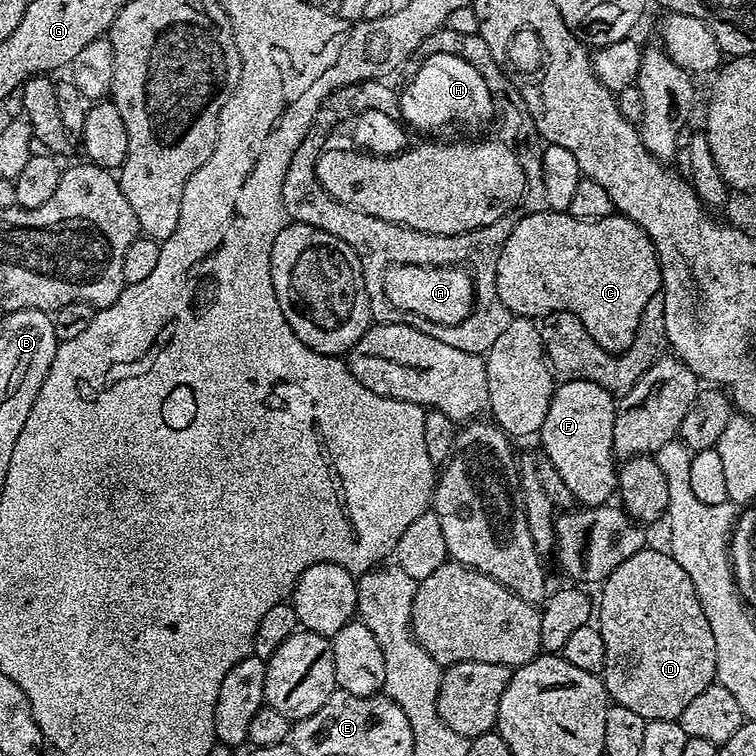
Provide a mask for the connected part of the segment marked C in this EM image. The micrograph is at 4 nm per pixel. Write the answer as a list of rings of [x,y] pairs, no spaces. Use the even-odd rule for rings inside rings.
[[[537,210],[521,215],[514,226],[502,254],[498,258],[498,298],[516,318],[551,317],[569,312],[586,326],[590,338],[607,352],[621,353],[634,342],[642,310],[646,302],[661,291],[660,260],[656,248],[642,229],[630,218],[619,214],[604,216],[600,220],[580,220],[568,212]]]

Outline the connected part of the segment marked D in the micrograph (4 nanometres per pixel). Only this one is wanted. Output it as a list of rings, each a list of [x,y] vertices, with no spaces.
[[[646,546],[638,554],[633,554],[602,581],[599,589],[604,599],[604,621],[598,627],[602,642],[606,642],[606,662],[602,679],[611,703],[621,704],[642,714],[649,720],[679,720],[682,710],[690,706],[693,698],[698,698],[716,680],[716,643],[714,630],[706,622],[702,602],[694,590],[694,582],[682,566],[667,551],[659,552]]]

